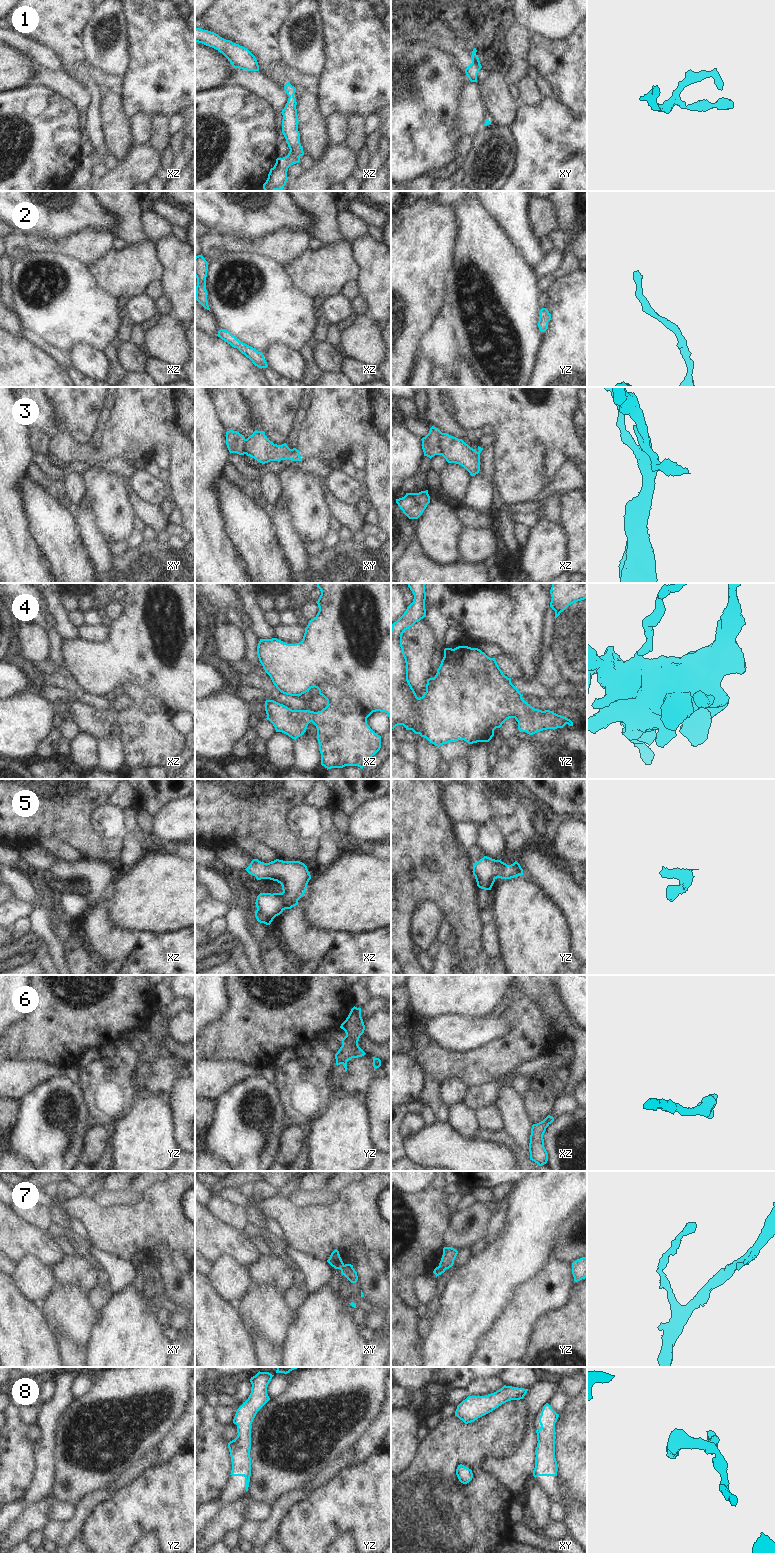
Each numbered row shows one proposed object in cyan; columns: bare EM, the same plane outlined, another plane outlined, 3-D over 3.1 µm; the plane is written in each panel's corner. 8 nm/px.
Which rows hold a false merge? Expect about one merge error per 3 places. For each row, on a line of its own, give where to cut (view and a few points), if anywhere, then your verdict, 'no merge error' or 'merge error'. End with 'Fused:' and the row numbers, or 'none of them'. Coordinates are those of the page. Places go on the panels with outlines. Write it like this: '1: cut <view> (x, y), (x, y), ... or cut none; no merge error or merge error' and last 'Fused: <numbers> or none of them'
1: cut none; no merge error
2: cut none; no merge error
3: cut xz (441, 432), (439, 440), (441, 452), (439, 454); merge error
4: cut none; no merge error
5: cut none; no merge error
6: cut none; no merge error
7: cut none; no merge error
8: cut none; no merge error
Fused: 3

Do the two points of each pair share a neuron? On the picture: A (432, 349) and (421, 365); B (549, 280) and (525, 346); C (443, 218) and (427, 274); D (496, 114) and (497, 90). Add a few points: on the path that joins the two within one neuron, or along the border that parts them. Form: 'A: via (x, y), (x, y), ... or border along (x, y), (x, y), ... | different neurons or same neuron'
A: border along (419, 357), (428, 359), (433, 367) | different neurons
B: border along (537, 279), (537, 285), (541, 292) | different neurons
C: via (429, 232), (427, 234), (427, 260) | same neuron
D: via (497, 108), (497, 96) | same neuron

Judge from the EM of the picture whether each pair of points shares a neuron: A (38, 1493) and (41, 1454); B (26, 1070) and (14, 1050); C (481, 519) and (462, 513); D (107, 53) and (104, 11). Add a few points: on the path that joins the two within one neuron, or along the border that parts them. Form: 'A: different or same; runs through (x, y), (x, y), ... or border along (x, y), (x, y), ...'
A: same; runs through (42, 1483), (42, 1464)
B: different; border along (10, 1059), (36, 1059), (42, 1062)
C: same; runs through (476, 519), (470, 519), (467, 516)
D: same; runs through (96, 45), (91, 37), (90, 27), (94, 22)

